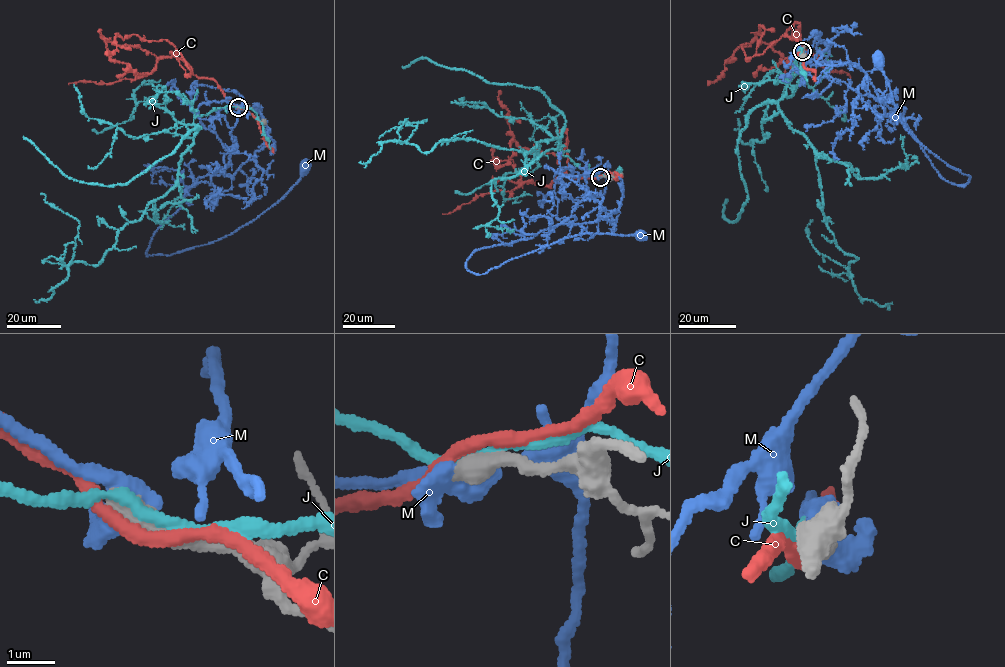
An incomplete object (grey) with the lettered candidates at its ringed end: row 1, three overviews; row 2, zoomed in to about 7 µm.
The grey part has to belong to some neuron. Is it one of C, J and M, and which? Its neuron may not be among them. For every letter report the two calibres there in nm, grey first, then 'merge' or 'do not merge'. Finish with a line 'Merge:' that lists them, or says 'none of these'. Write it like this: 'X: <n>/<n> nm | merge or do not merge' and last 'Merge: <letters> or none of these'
C: 600/280 nm | do not merge
J: 600/220 nm | do not merge
M: 550/500 nm | merge
Merge: M

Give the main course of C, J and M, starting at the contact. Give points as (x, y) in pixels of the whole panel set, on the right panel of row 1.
C: (801, 53), (795, 35), (757, 54), (765, 28), (759, 25), (748, 46), (739, 46), (721, 76), (707, 83)
J: (801, 51), (777, 106), (814, 149), (825, 222), (857, 259), (845, 268), (820, 253), (806, 229), (813, 220)
M: (802, 52), (803, 74), (853, 62), (937, 172), (965, 184), (903, 125), (877, 58)

